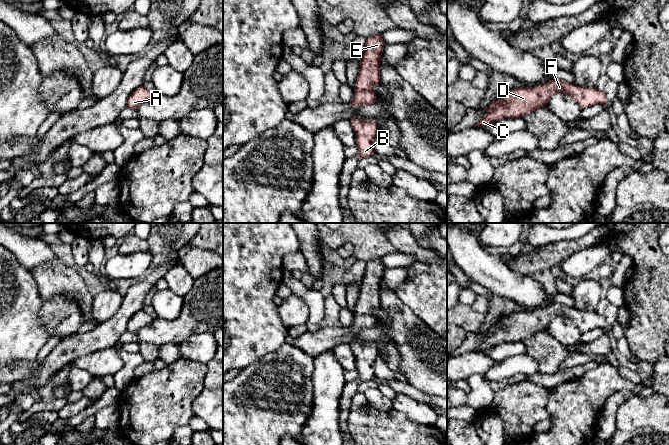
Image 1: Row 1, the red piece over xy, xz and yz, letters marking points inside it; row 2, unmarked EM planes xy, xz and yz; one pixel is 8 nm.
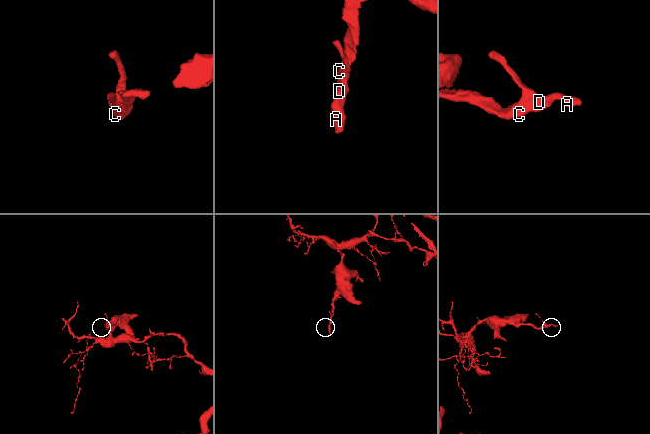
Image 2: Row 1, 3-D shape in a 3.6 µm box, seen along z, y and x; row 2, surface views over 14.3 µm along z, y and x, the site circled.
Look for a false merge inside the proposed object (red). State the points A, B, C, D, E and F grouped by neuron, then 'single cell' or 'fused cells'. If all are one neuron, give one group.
A B C D E F | single cell

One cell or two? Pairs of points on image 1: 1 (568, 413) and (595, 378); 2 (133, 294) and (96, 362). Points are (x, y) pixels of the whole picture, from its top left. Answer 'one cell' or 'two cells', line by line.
1: one cell
2: two cells

